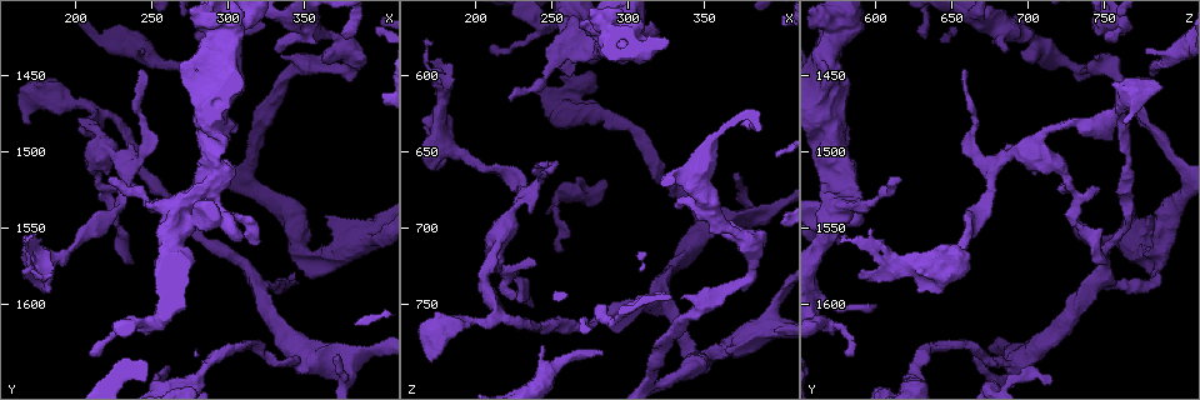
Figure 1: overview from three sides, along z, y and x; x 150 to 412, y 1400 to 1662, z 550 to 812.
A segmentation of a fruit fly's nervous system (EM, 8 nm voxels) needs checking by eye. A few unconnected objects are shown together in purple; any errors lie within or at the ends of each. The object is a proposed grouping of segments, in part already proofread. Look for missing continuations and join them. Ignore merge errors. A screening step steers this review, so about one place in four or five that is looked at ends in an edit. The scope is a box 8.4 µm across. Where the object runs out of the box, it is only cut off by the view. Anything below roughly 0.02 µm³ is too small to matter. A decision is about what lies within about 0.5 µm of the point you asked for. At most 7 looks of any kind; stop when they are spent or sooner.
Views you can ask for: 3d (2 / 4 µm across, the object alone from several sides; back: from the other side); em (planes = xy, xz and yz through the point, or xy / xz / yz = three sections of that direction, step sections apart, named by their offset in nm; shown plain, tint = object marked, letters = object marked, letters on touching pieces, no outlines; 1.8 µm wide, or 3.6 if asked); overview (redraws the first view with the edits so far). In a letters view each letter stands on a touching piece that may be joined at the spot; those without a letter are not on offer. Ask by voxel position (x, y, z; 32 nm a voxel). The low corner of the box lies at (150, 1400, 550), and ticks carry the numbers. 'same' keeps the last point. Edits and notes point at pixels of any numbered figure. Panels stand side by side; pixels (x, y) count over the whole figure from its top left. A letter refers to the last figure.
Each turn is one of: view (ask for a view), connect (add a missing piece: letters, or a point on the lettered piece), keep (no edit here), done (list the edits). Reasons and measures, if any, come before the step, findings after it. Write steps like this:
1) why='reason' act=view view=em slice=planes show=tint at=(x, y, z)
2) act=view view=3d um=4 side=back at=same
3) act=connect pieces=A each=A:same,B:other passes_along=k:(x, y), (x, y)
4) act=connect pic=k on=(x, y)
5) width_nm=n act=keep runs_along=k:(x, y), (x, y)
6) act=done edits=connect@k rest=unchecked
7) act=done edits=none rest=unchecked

why='thick turns thin' act=view view=em slice=xz step=4 show=letters at=(290, 1472, 572)

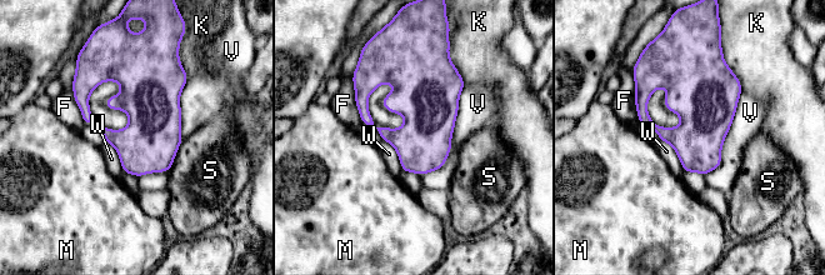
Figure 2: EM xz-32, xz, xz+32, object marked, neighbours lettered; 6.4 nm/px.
act=keep each=F:other,K:other,M:other,S:other,V:other,W:other border=2:(660, 139), (673, 148), (684, 170) found='none of them fits'

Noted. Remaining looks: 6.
why='an open end' act=view view=3d um=2 at=(278, 1424, 750)

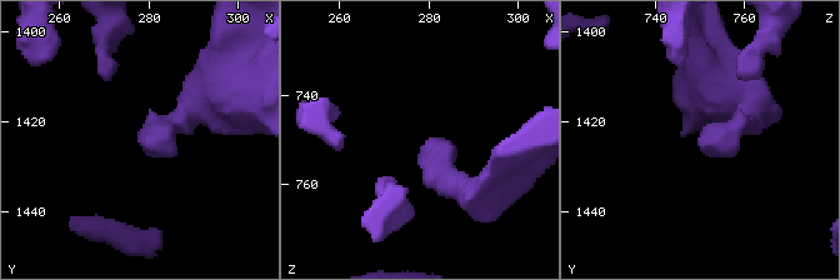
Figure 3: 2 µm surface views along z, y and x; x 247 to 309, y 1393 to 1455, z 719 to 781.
why='shape alone is not enough' act=view view=em slice=planes show=letters at=(278, 1424, 752)

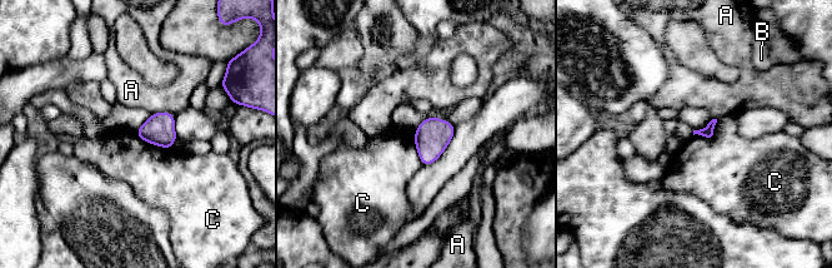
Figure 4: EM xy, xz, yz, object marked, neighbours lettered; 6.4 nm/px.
act=keep each=A:other,B:other,C:other border=4:(134, 132), (149, 143), (170, 149) found='no lettered piece goes on from it'

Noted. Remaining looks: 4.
why='thin end' act=view view=3d um=2 at=(222, 1518, 616)

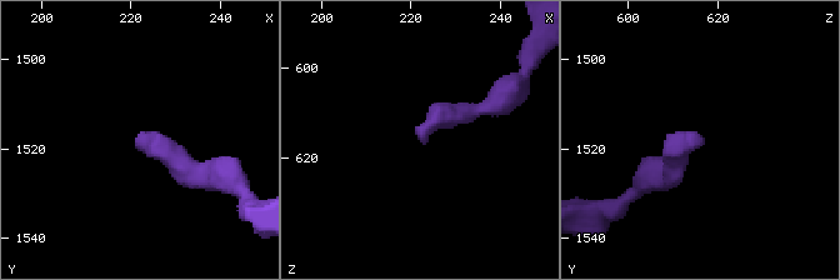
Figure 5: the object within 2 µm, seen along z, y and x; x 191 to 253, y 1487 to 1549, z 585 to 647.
why='now the EM' act=view view=em slice=planes show=letters at=(222, 1519, 617)

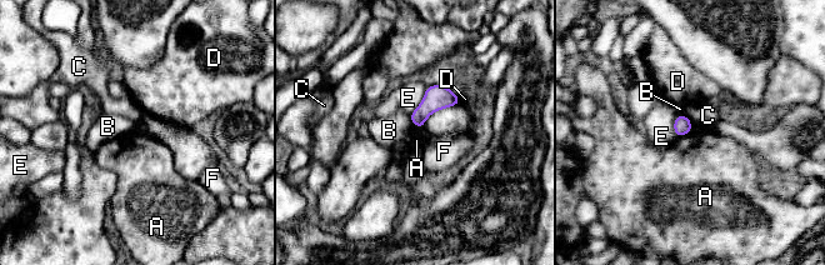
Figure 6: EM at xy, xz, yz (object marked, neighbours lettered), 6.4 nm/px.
act=keep each=A:other,B:other,C:other,D:other,E:other,F:other border=6:(691, 129), (678, 138) found='no lettered piece goes on from it'

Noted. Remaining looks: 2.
act=done edits=none rest=unchecked

